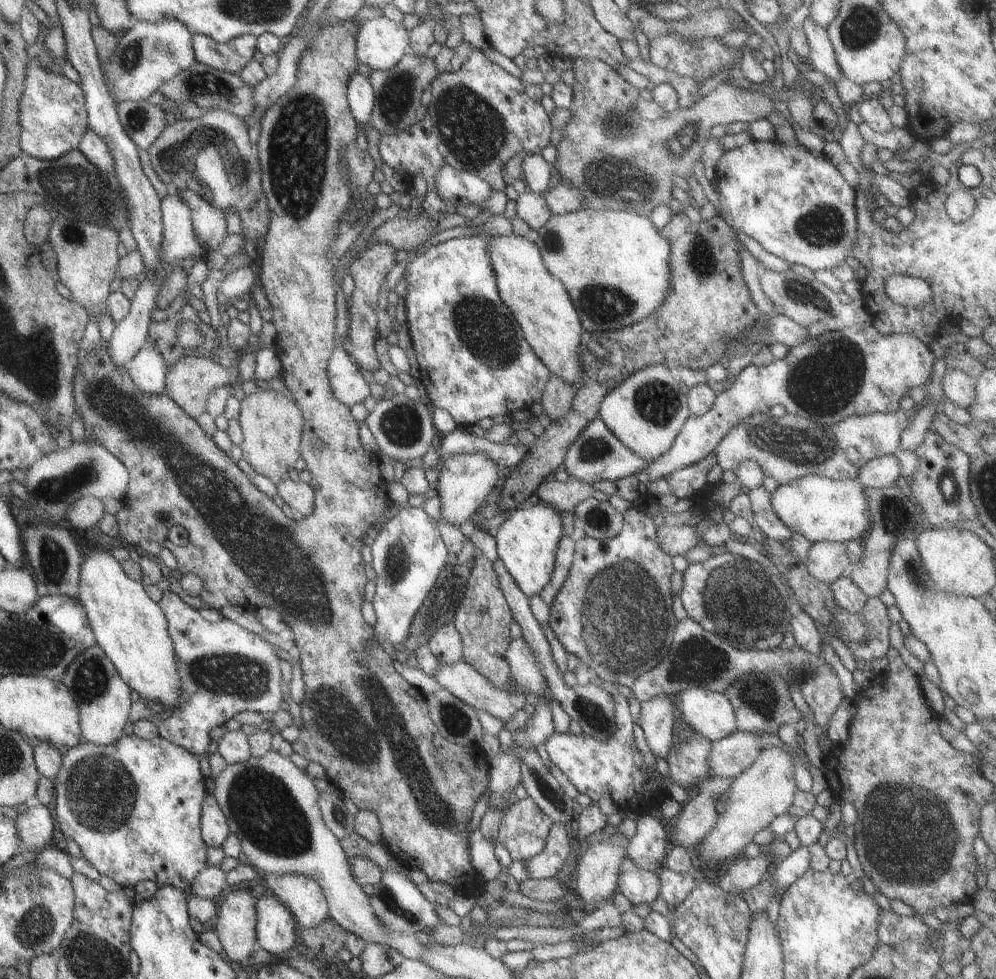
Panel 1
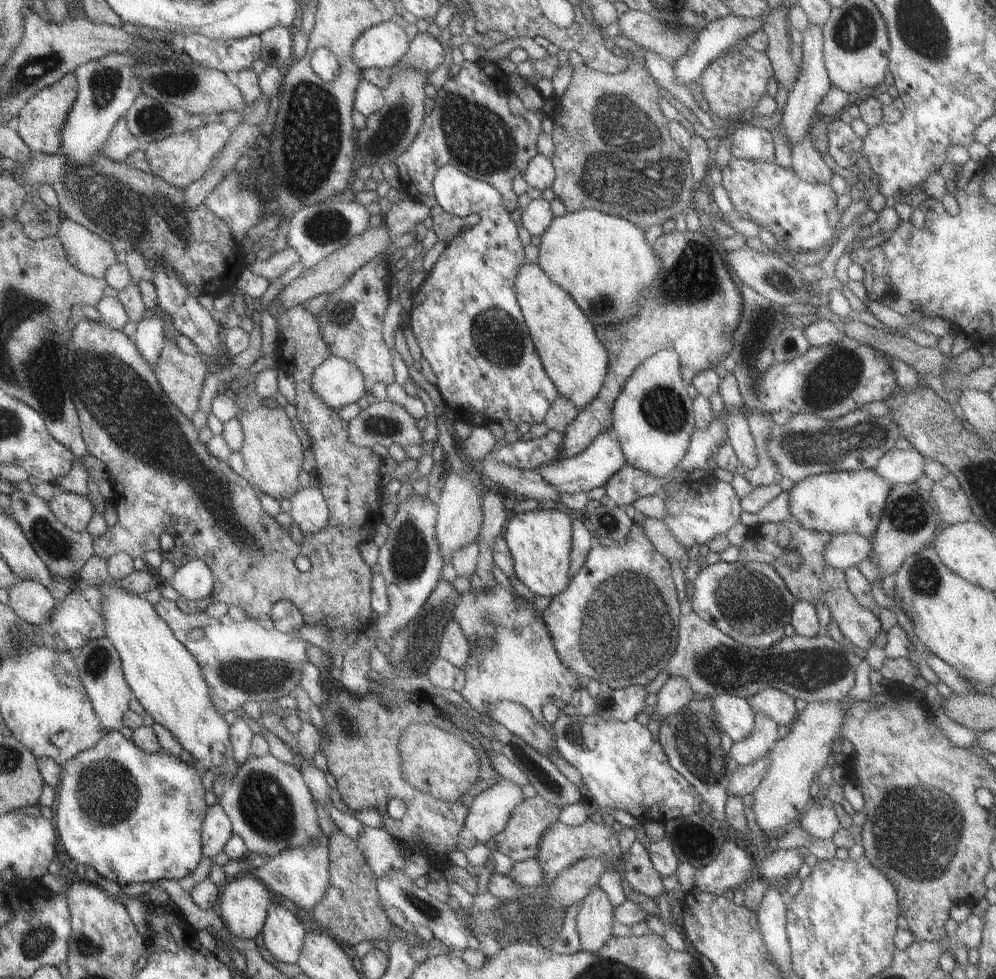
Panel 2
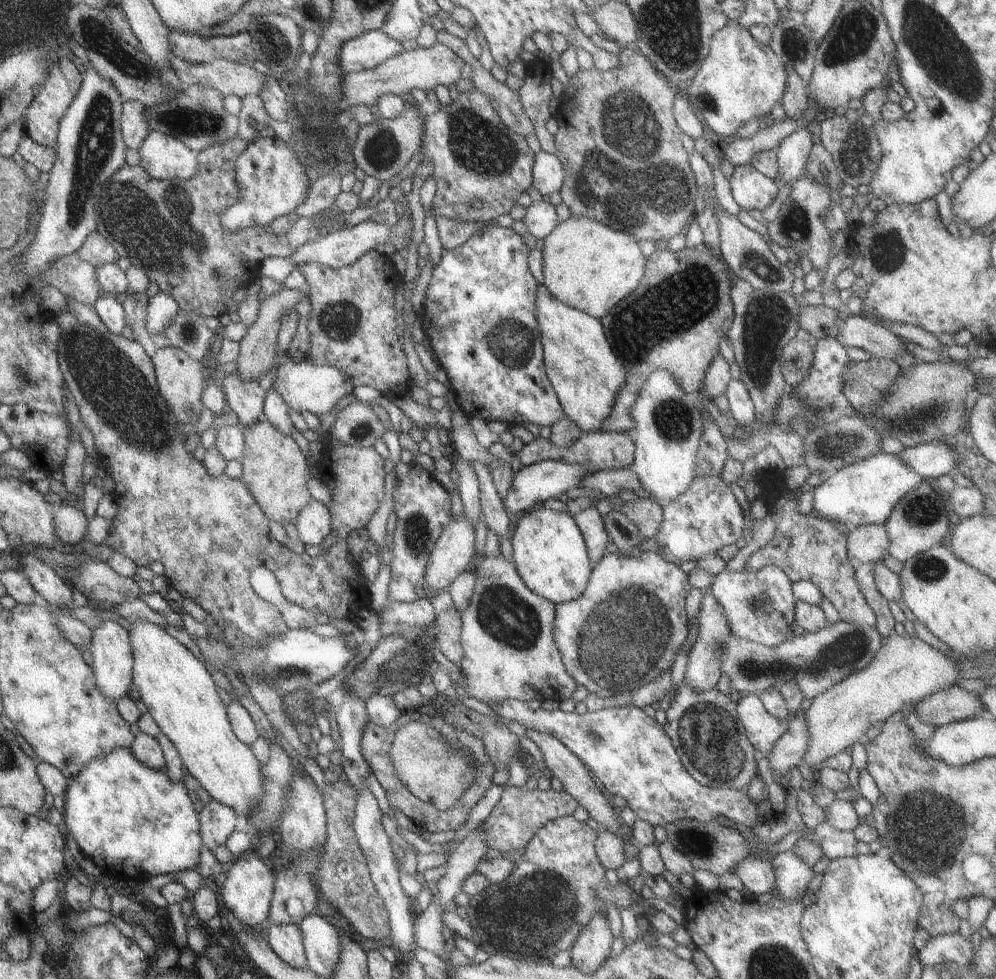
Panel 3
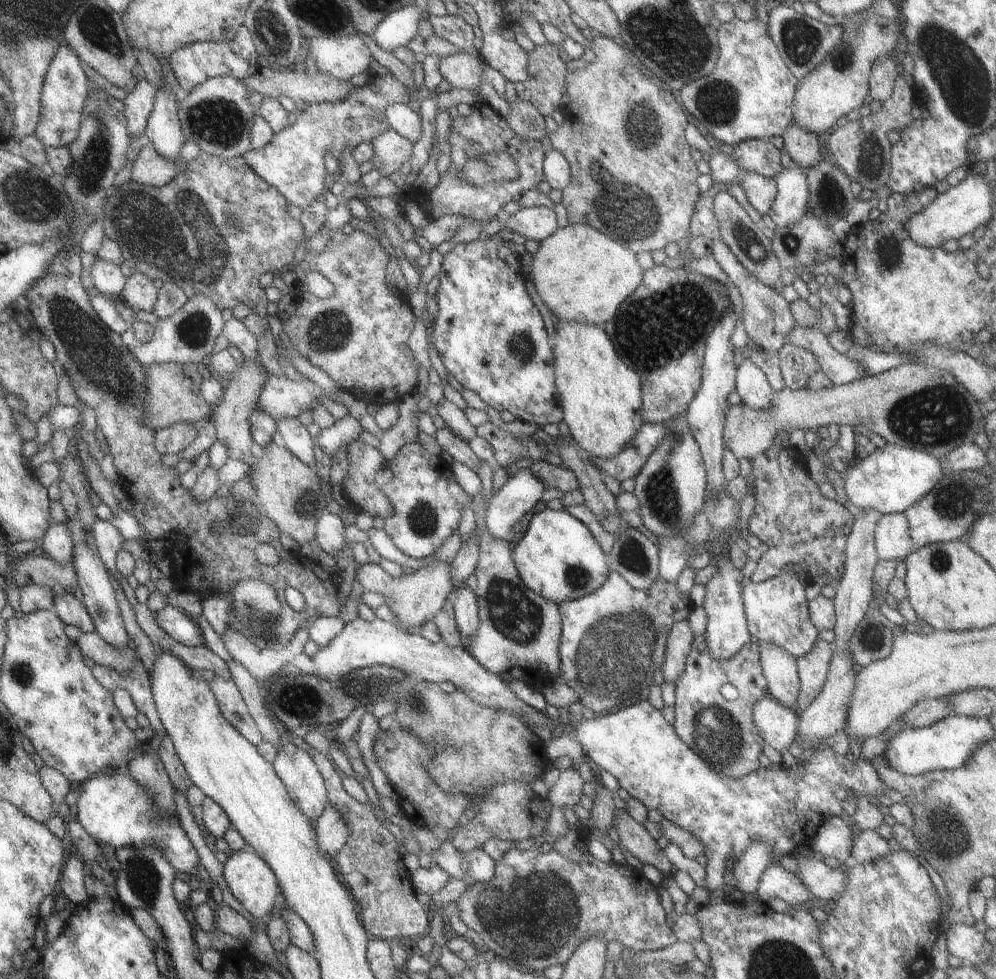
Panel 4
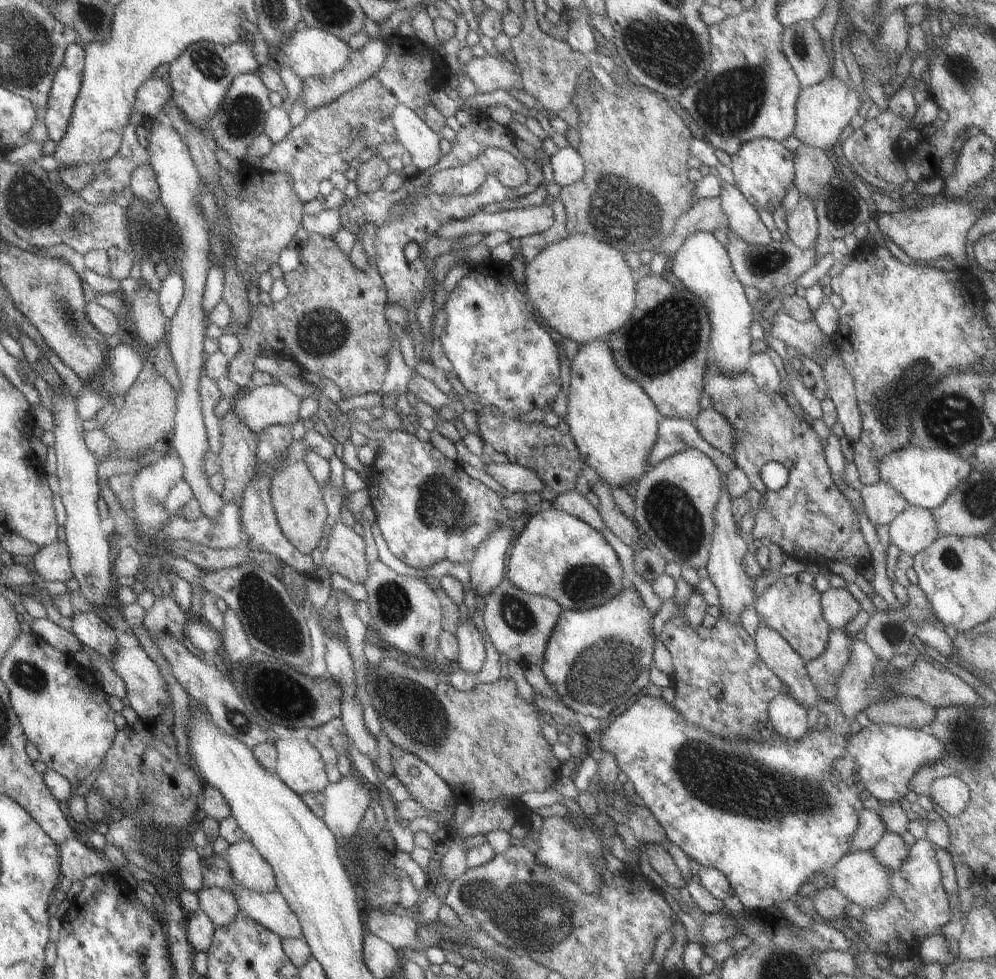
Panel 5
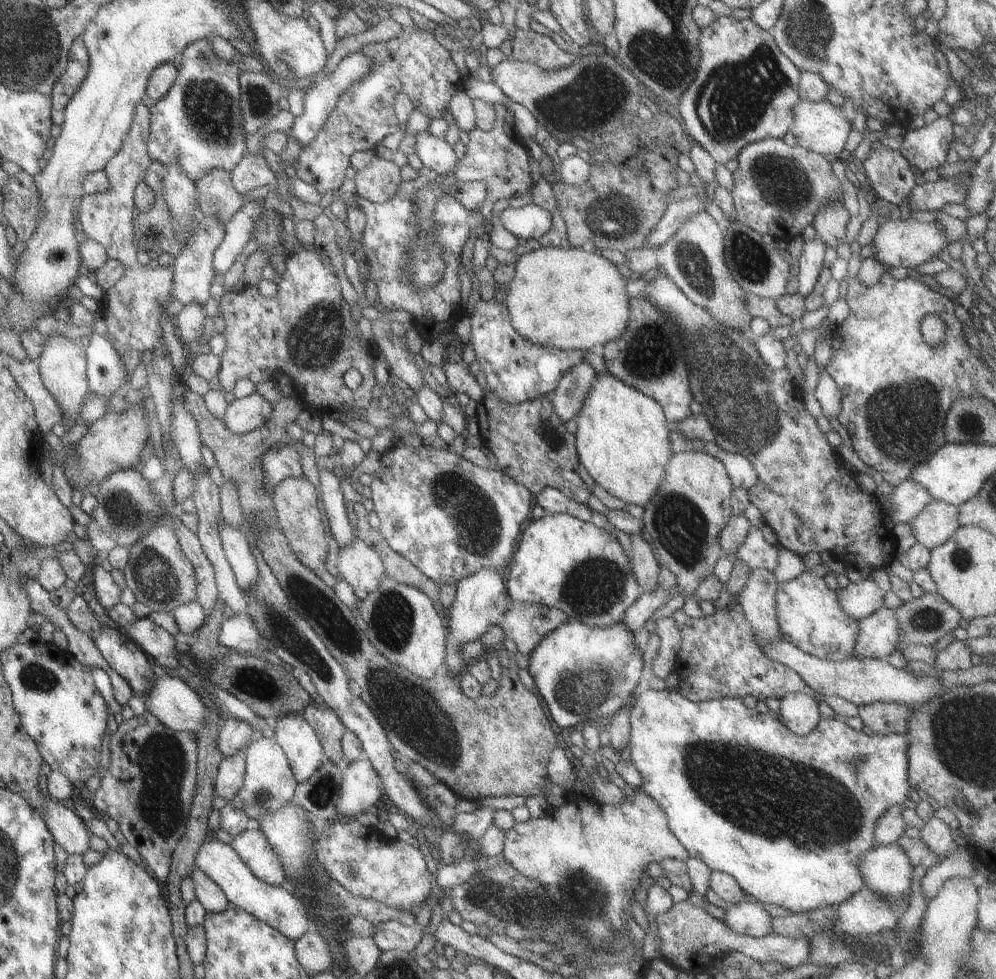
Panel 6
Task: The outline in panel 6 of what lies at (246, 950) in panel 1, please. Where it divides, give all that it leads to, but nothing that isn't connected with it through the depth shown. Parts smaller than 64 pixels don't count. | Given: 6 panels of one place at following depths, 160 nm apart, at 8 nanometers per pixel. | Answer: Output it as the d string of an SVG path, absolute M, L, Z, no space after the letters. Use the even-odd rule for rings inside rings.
M250 827L241 834L233 837L231 844L233 852L239 856L240 862L247 866L247 870L261 882L269 886L279 886L285 879L283 868L279 858L275 856L275 850L267 844L265 836L257 830L257 827Z

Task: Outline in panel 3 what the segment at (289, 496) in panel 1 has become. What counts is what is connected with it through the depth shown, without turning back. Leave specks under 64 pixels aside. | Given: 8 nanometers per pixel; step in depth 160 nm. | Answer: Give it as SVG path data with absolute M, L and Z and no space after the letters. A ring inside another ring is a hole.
M311 498L299 509L293 525L303 544L320 544L331 532L328 508Z

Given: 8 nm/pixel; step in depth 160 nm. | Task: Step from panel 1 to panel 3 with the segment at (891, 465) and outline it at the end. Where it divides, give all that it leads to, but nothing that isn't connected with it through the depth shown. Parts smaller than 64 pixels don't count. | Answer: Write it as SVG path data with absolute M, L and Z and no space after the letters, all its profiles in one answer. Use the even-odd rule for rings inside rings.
M939 442L905 447L897 456L912 471L928 481L947 474L958 463L958 456L947 445Z

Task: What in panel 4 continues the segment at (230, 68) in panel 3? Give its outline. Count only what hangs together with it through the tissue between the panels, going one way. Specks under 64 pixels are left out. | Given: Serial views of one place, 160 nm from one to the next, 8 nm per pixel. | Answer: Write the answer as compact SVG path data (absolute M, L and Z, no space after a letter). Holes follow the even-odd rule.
M460 51L439 58L437 70L441 80L451 87L479 89L479 78L483 76L483 70L487 73L487 67L477 59ZM269 66L265 68L256 69L251 76L243 76L239 78L239 82L249 90L250 93L259 93L263 97L274 97L278 99L279 96L285 96L294 102L303 101L308 104L321 104L321 102L341 102L349 92L353 92L356 86L351 84L349 79L337 80L333 76L321 74L318 72L315 76L309 76L306 72L293 72L292 69L285 70L271 70Z

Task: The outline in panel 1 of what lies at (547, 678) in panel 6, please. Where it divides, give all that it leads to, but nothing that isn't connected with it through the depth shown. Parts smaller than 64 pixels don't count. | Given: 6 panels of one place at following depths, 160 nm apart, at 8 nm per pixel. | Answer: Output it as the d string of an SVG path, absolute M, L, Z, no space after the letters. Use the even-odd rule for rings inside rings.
M633 506L622 513L622 527L617 536L608 539L594 539L588 536L579 536L574 542L574 553L572 554L572 563L567 573L567 578L555 598L551 601L549 607L548 627L555 634L555 638L561 643L565 652L573 654L578 658L580 664L586 666L593 676L601 680L621 684L621 686L630 687L633 681L650 668L653 668L666 654L674 634L676 619L671 611L671 591L669 589L669 576L674 570L671 565L671 557L659 550L656 543L656 527L653 525L651 517L646 516L643 512L635 510Z

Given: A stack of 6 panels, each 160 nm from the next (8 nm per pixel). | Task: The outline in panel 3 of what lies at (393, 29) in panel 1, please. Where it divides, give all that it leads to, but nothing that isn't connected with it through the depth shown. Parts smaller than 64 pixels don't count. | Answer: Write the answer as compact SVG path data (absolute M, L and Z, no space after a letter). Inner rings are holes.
M380 28L346 40L338 52L341 74L370 69L402 51L401 43L390 39Z

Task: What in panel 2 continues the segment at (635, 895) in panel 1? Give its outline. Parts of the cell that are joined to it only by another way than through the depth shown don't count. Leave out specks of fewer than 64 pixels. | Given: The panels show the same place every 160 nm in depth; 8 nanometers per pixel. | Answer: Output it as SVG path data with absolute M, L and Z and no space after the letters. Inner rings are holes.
M635 839L627 852L629 856L625 864L622 860L619 860L618 864L622 880L625 880L629 890L639 892L654 900L655 896L665 890L661 884L661 877L655 872L649 860L645 846Z

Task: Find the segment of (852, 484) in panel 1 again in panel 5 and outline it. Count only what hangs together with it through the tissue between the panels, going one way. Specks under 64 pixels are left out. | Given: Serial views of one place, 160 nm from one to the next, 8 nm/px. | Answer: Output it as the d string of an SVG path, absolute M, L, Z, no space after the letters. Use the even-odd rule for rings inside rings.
M906 446L897 448L881 458L877 458L875 472L879 476L878 482L887 484L893 488L908 506L915 506L928 510L938 506L945 500L947 494L951 494L951 488L955 488L969 472L973 470L970 460L963 460L951 452L945 452L943 448L921 448L919 446Z

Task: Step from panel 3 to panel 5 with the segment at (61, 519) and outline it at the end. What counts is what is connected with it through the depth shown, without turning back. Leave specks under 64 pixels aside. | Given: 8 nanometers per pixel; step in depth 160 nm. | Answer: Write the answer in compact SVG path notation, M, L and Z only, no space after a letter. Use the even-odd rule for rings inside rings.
M57 539L41 546L29 565L37 572L39 581L65 583L72 576L66 545Z

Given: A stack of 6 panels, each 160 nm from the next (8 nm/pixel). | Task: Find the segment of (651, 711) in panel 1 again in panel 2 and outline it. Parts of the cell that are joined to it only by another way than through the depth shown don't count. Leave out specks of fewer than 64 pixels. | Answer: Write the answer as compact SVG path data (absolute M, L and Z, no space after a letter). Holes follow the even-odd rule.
M672 676L667 679L656 694L657 702L652 708L652 714L659 717L661 724L670 714L680 711L680 708L693 699L694 692L691 690L688 680Z

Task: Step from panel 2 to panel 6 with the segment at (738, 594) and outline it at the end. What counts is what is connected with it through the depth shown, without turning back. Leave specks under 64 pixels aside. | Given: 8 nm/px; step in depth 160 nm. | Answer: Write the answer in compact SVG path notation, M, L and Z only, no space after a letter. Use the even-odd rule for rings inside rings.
M801 572L786 582L776 582L774 608L781 639L807 655L827 661L849 659L853 650L857 621L841 612L835 591L825 586L822 578Z

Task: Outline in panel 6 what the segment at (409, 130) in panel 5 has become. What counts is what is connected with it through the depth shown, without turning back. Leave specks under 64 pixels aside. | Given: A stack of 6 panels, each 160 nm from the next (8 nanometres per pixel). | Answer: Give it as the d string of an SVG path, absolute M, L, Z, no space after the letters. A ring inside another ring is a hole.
M415 132L409 134L413 142L413 154L417 156L419 162L429 171L436 174L451 174L455 168L457 158L444 140L434 138L428 132Z

